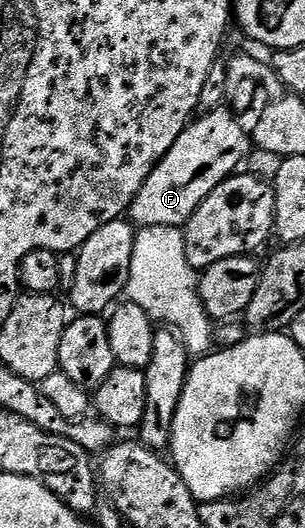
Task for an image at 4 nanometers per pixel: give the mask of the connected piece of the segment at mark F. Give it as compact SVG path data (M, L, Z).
M214 109L194 118L175 145L171 145L169 152L155 165L143 189L139 189L127 212L128 218L138 228L184 228L201 202L240 168L237 166L248 157L249 147L250 132L232 110Z

